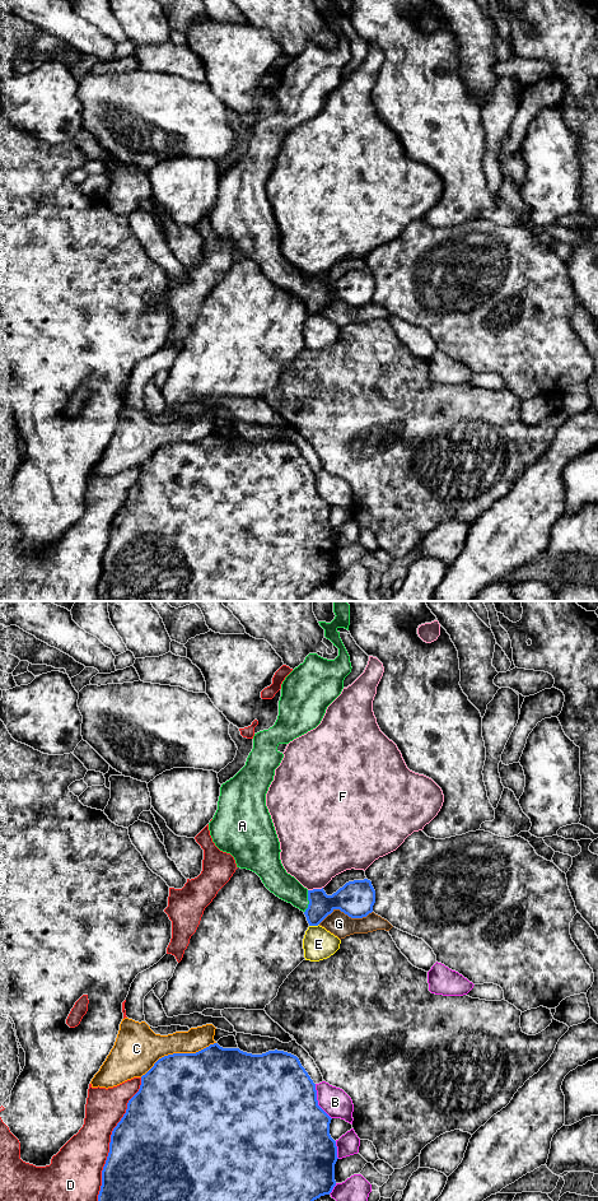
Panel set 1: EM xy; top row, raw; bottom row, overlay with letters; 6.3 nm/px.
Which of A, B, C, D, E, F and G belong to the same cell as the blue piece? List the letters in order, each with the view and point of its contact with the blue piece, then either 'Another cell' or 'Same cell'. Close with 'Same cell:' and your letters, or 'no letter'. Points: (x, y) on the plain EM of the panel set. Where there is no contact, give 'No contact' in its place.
A: Touches blue at xy (309, 291). Same cell
B: Touches blue at xy (317, 490). Another cell
C: Touches blue at xy (177, 442). Another cell
D: Touches blue at xy (110, 534). Another cell
E: Touches blue at xy (313, 313). Another cell
F: Touches blue at xy (314, 278). Another cell
G: Touches blue at xy (345, 302). Another cell
Same cell: A

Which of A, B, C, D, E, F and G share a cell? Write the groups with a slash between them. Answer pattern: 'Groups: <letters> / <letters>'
Groups: A / B / C / D / E / F / G

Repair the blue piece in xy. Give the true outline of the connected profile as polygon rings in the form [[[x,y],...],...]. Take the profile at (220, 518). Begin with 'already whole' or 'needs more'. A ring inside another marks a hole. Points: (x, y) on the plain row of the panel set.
already whole; [[[214,432],[196,442],[164,444],[141,465],[139,480],[129,489],[126,502],[112,520],[97,601],[302,601],[336,574],[335,553],[338,546],[336,530],[330,523],[331,508],[318,494],[316,473],[291,442],[275,438],[252,443]]]

